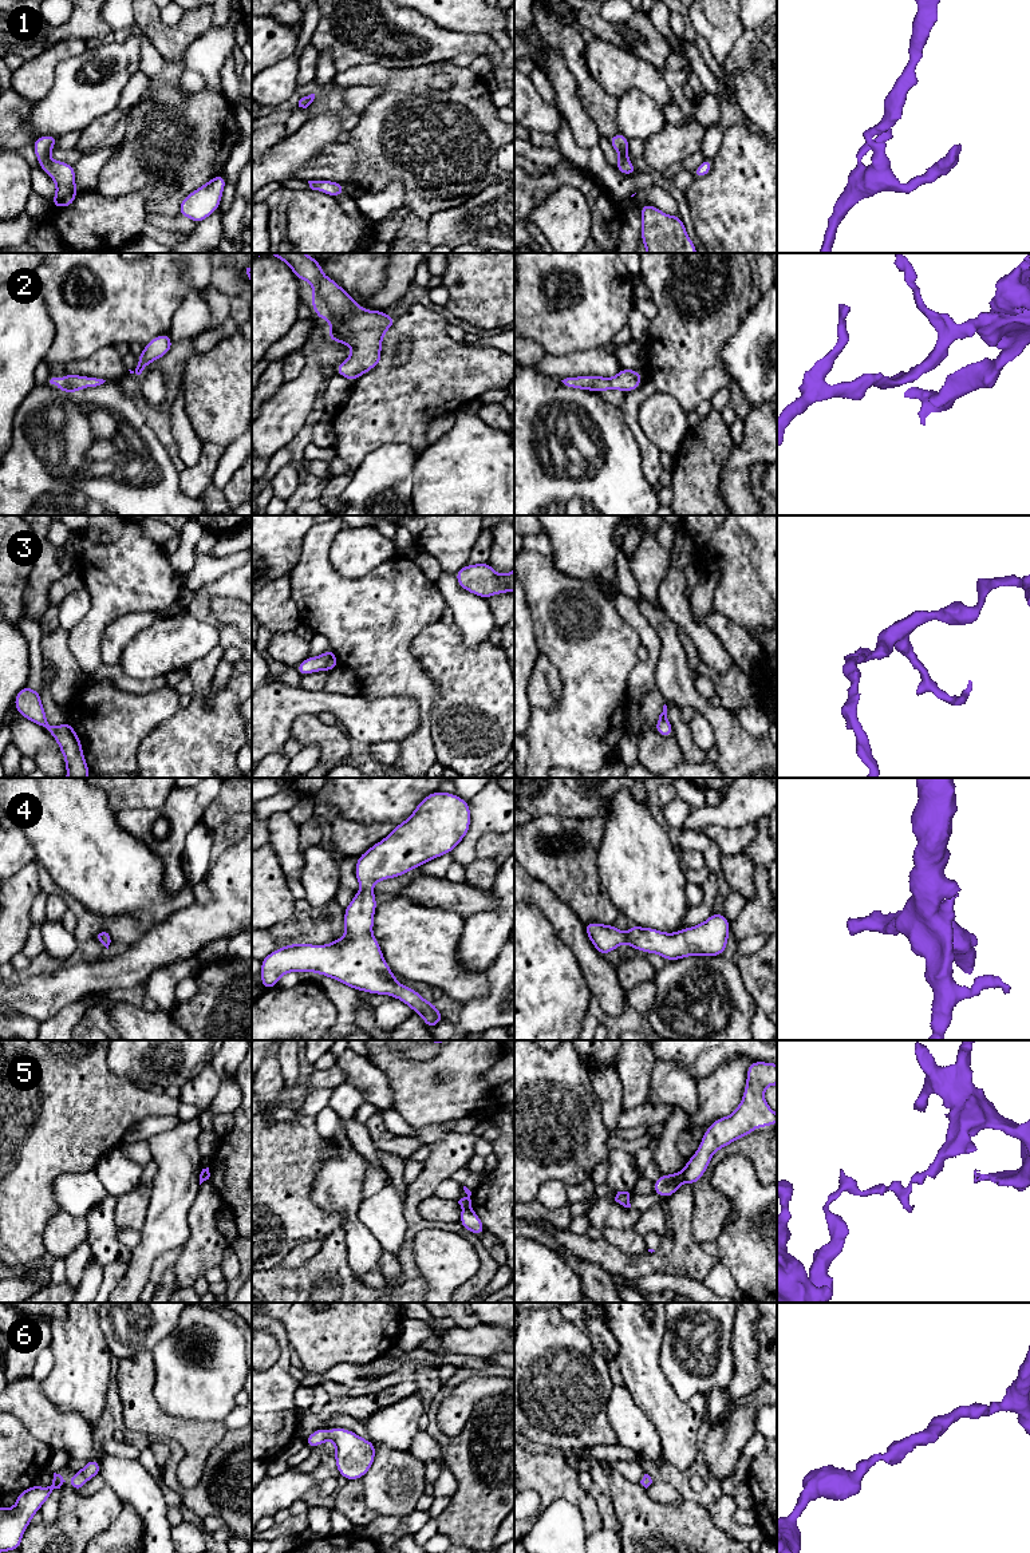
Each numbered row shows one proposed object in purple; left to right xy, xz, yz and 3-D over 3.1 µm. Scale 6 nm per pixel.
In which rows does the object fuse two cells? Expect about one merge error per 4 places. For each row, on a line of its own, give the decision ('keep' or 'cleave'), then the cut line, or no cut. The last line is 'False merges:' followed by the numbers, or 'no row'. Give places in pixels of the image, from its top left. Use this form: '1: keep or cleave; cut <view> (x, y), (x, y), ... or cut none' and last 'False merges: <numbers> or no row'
1: keep; cut none
2: keep; cut none
3: keep; cut none
4: keep; cut none
5: cleave; cut yz (682, 1170), (685, 1180)
6: keep; cut none
False merges: 5

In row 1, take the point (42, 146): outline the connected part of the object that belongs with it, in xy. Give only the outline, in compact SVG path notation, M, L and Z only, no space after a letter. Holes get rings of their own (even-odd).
M43 135L36 138L32 147L39 161L39 167L43 169L56 183L56 194L51 199L55 208L70 208L78 194L75 185L75 166L51 159L50 151L55 149L58 137Z

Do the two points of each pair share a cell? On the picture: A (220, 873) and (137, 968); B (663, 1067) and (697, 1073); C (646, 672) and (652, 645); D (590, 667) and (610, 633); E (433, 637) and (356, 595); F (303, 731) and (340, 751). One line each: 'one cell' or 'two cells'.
A: one cell
B: two cells
C: one cell
D: one cell
E: two cells
F: one cell

